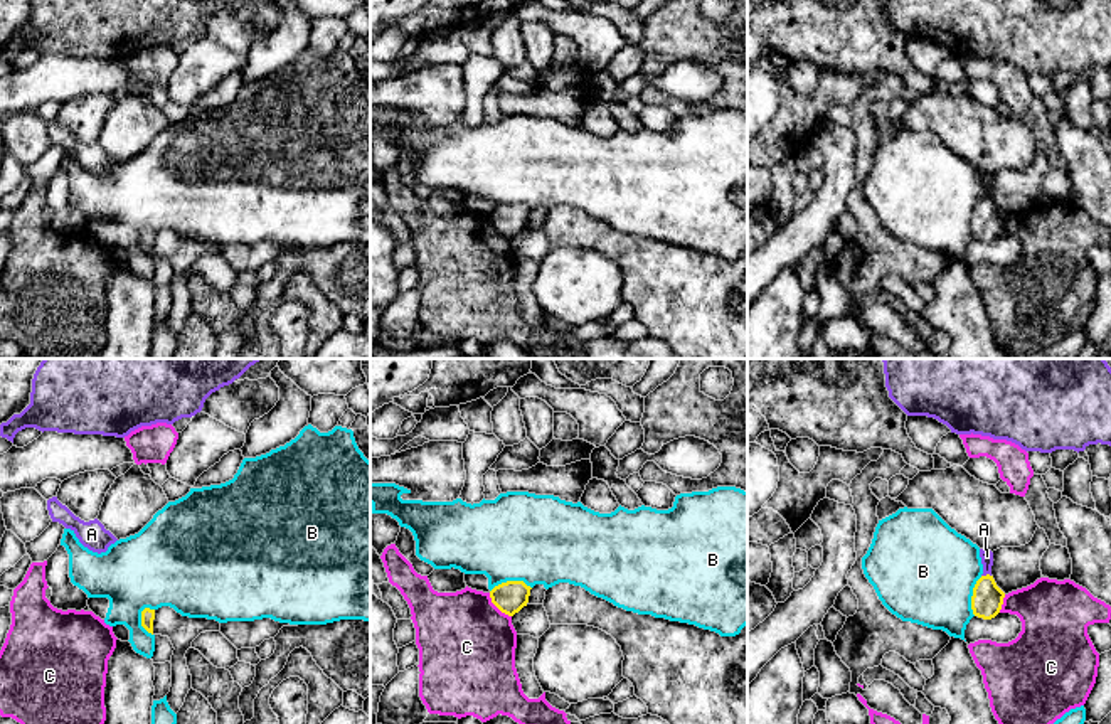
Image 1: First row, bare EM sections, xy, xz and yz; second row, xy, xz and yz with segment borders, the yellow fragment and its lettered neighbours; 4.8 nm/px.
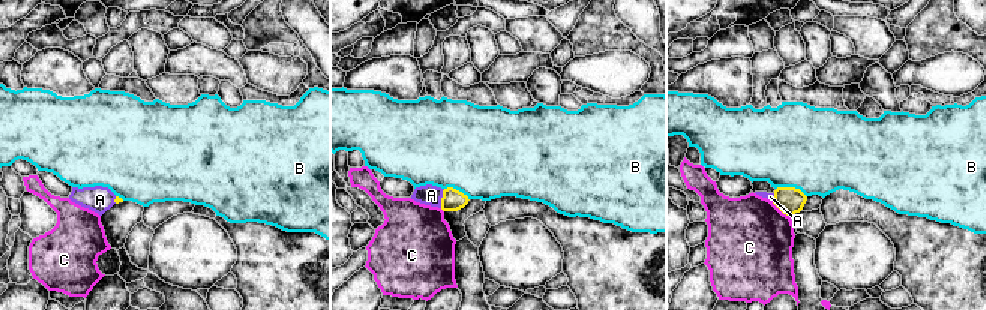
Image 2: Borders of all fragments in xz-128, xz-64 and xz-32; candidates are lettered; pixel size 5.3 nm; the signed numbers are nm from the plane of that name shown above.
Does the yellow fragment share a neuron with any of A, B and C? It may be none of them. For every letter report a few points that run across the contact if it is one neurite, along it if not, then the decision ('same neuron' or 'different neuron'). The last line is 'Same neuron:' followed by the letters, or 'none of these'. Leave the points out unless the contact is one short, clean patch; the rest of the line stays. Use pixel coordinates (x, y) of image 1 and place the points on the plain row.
A: yz (990, 197), (982, 199) | different neuron
B: different neuron
C: different neuron
Same neuron: none of these

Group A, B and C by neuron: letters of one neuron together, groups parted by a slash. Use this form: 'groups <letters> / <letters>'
groups A / B / C

